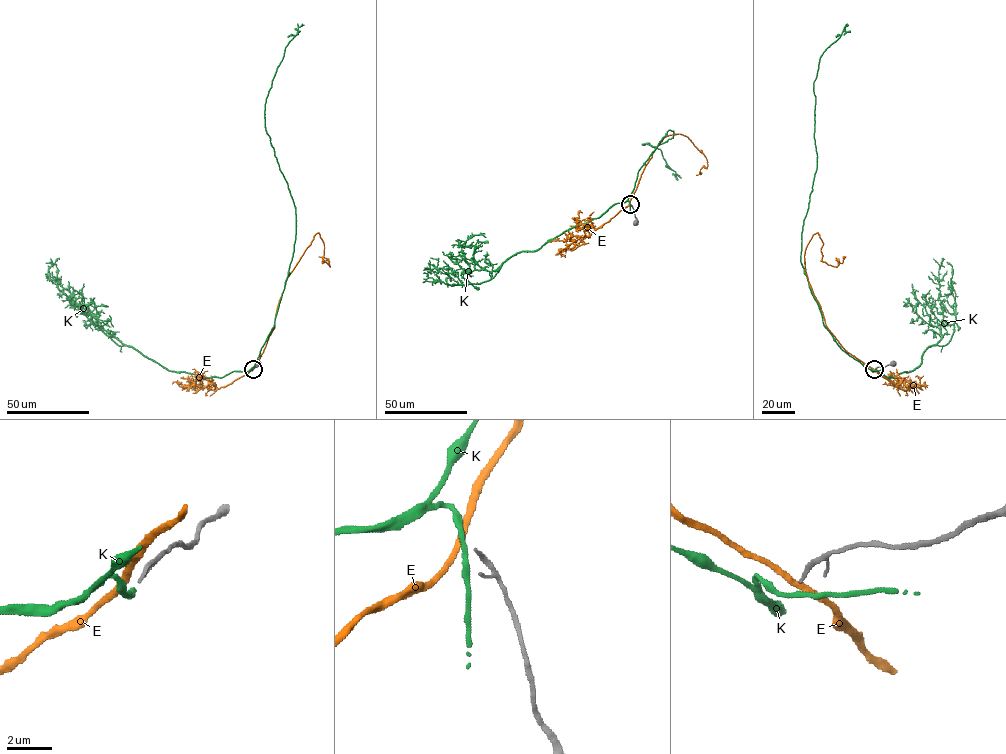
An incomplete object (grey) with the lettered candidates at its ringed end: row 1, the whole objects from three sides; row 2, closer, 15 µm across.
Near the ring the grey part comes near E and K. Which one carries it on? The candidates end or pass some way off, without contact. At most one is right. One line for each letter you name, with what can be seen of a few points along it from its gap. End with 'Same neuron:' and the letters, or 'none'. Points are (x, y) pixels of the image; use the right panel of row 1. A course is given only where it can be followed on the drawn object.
Same neuron: none

